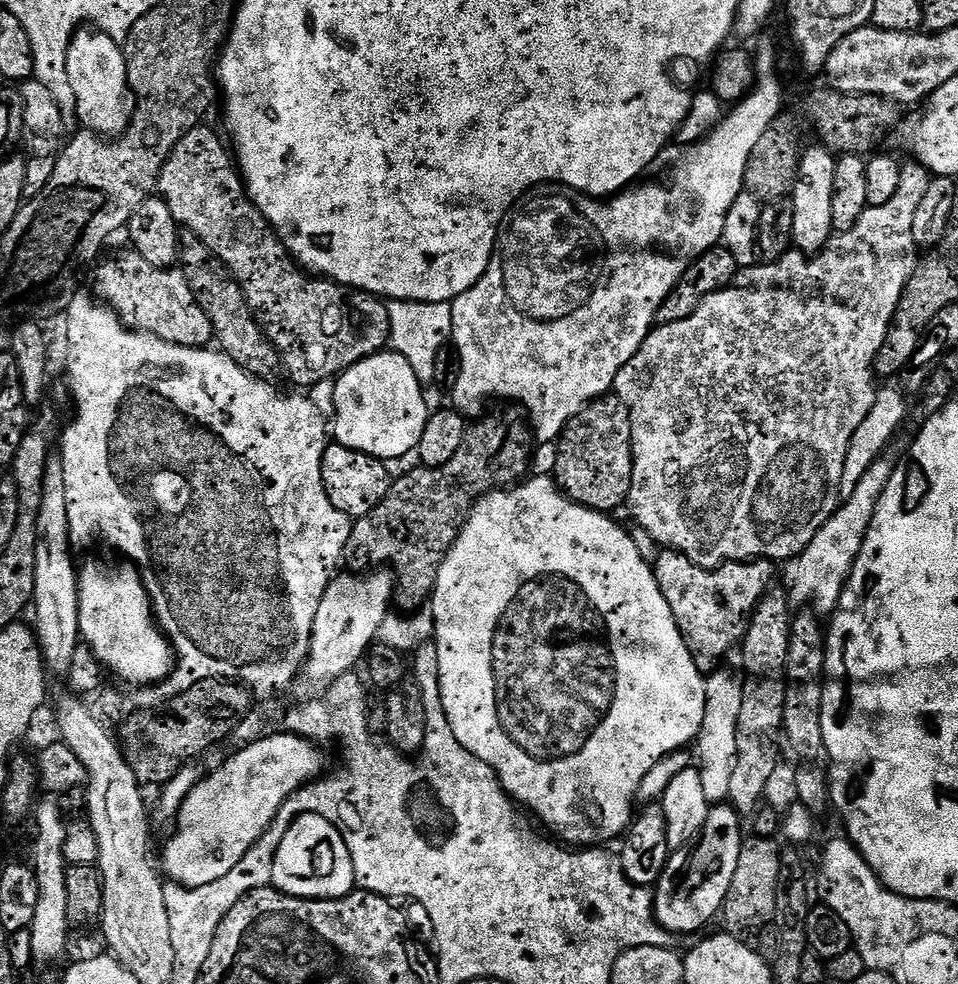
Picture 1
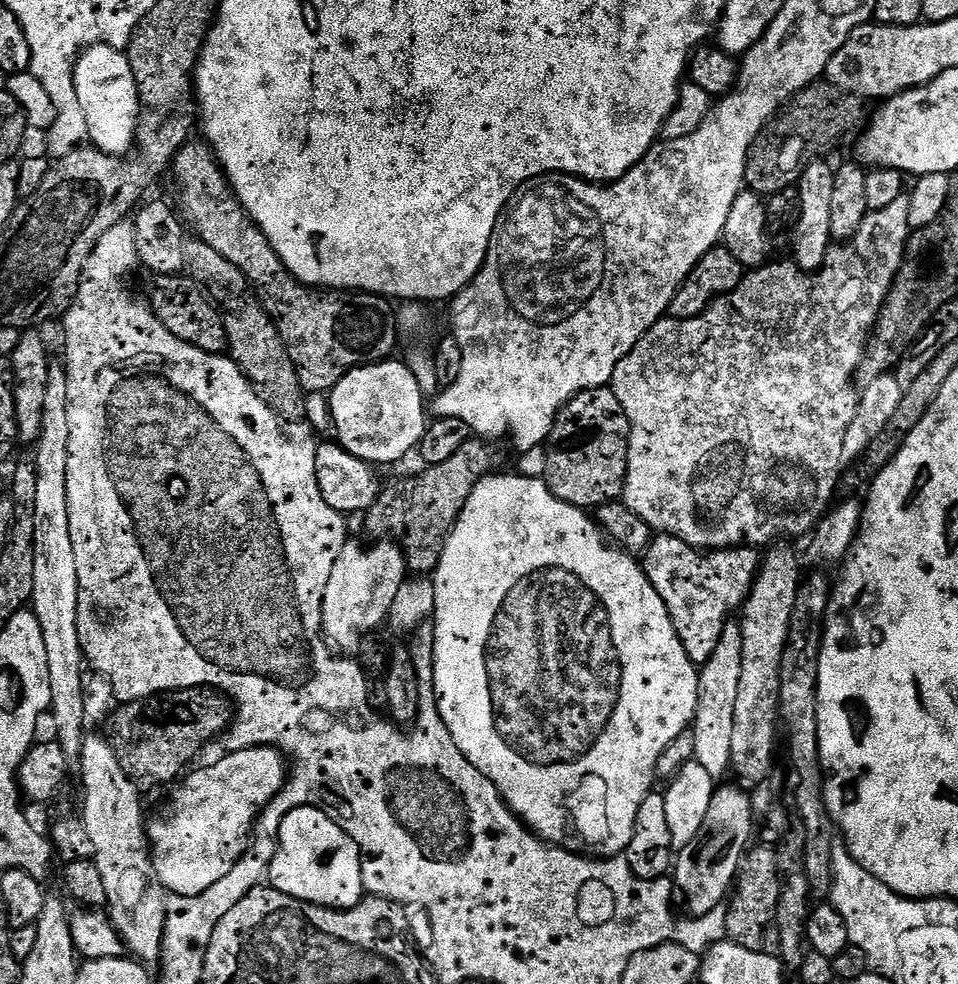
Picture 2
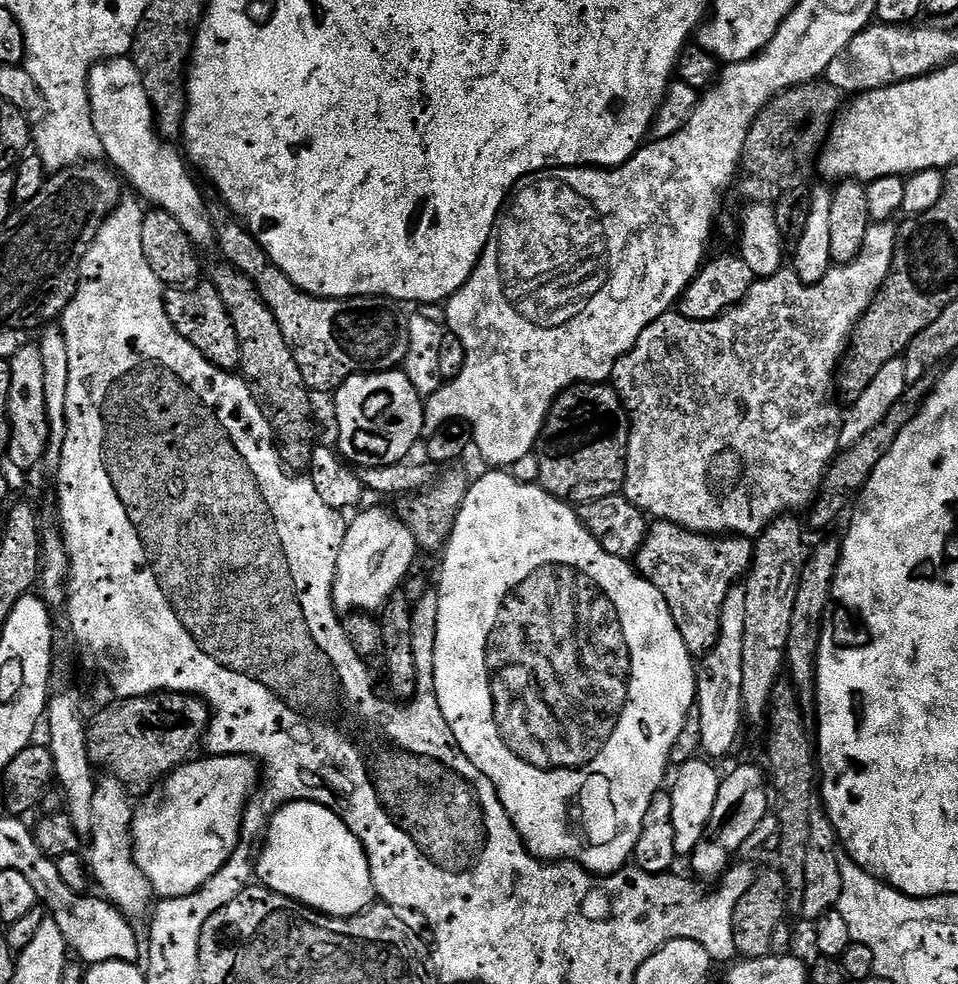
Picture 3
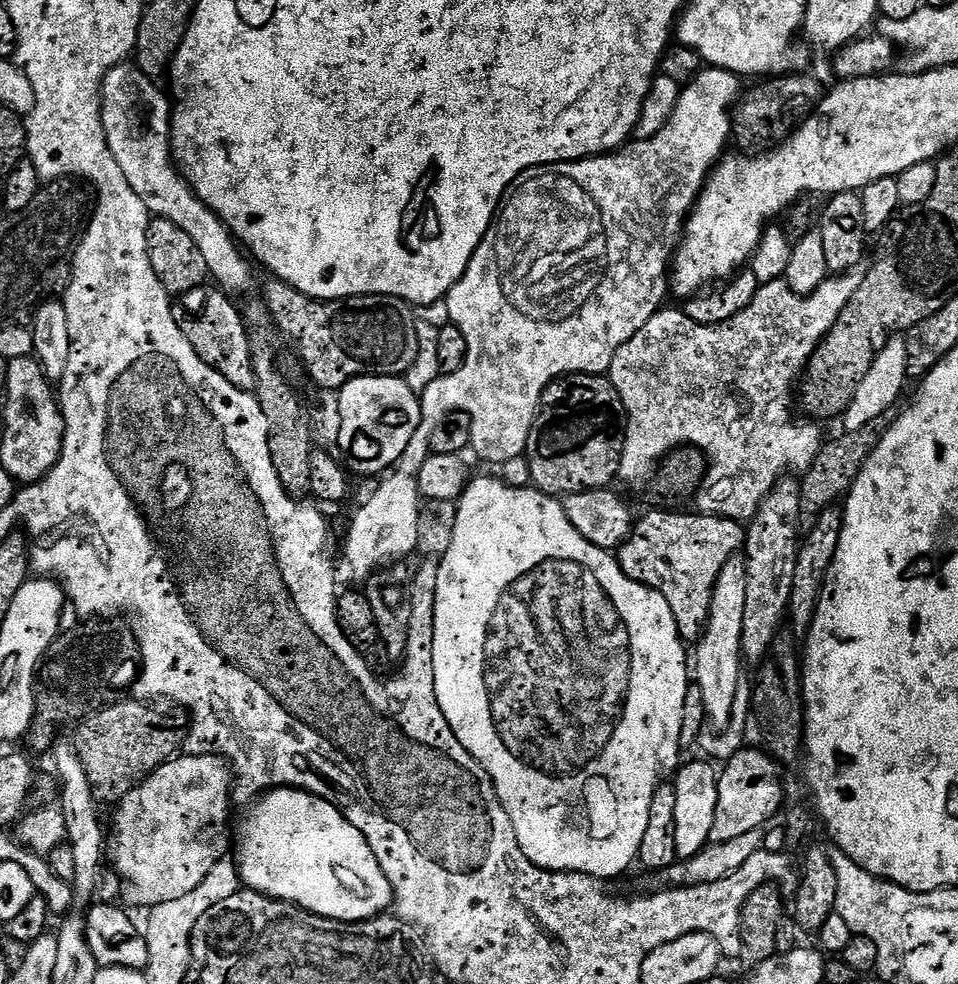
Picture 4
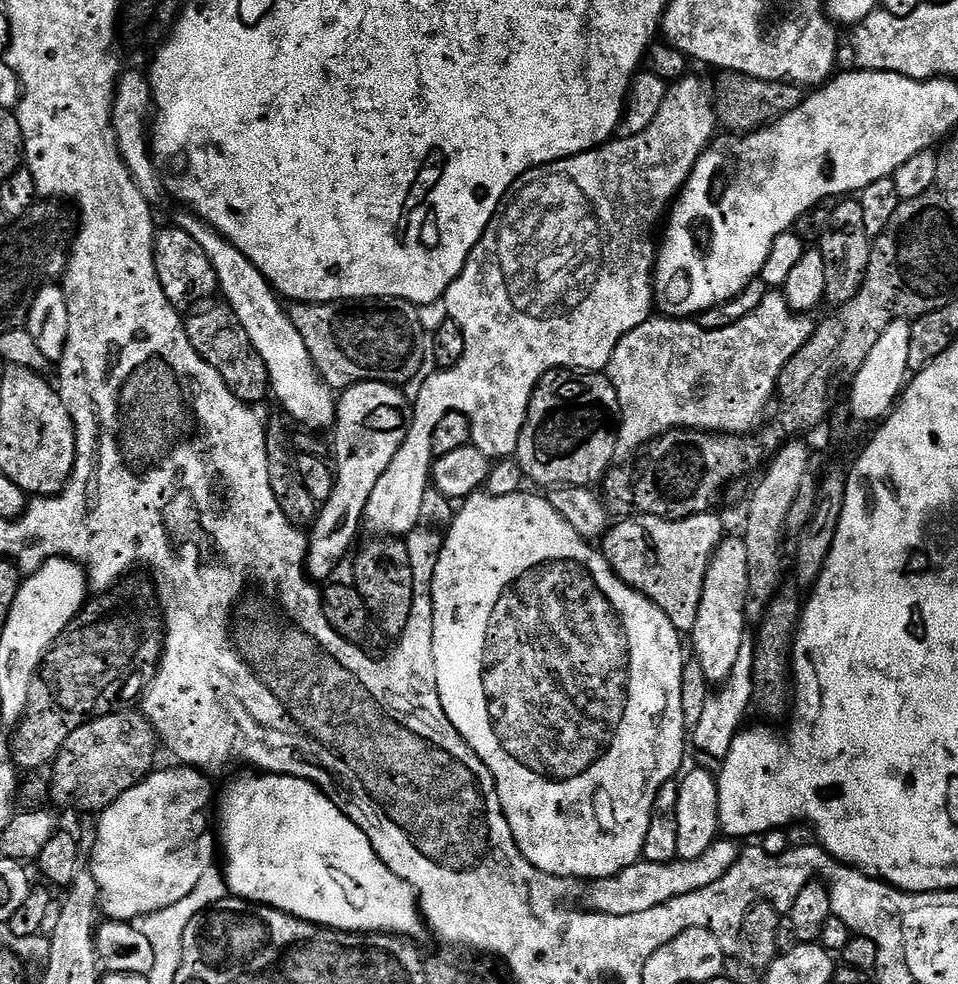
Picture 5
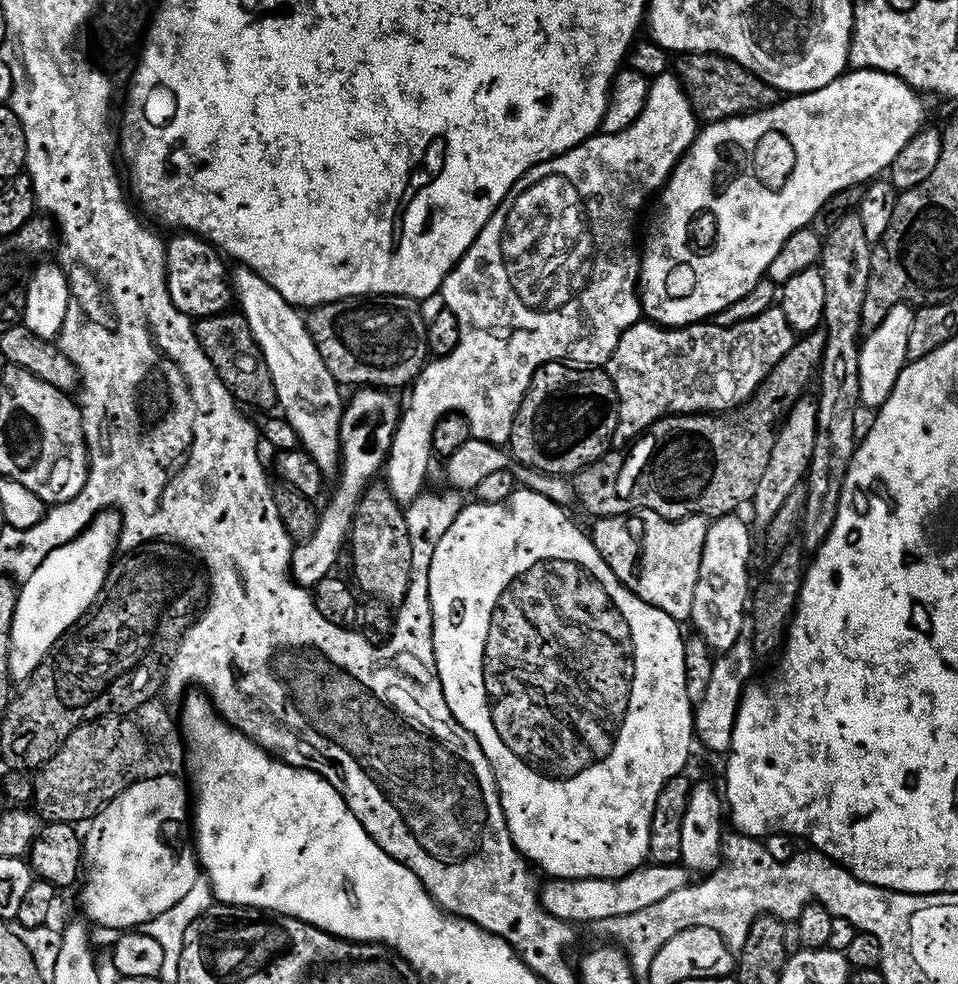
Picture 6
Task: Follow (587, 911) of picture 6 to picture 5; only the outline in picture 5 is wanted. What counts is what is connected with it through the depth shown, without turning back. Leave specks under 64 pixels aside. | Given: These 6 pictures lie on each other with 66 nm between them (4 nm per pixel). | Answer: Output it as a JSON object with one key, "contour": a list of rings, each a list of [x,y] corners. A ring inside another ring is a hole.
{"contour":[[[718,838],[712,843],[710,850],[706,850],[706,854],[689,860],[677,858],[670,862],[650,862],[641,858],[618,874],[591,881],[587,885],[588,893],[585,894],[583,903],[591,911],[602,914],[642,914],[642,910],[654,910],[654,906],[682,898],[682,894],[706,890],[706,886],[714,886],[714,882],[727,874],[734,862],[738,862],[742,848],[736,844],[739,843],[735,839]]]}

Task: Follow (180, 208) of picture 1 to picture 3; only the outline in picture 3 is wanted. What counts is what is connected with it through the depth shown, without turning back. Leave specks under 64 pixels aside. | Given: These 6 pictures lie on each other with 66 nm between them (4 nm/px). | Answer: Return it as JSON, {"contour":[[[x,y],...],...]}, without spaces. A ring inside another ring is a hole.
{"contour":[[[231,223],[219,225],[219,251],[224,251],[229,265],[247,274],[266,306],[270,306],[308,389],[316,394],[332,394],[354,375],[391,372],[403,365],[410,347],[409,317],[400,313],[401,305],[397,301],[386,296],[347,296],[341,300],[311,296],[294,286],[290,278],[274,266],[266,250],[260,248],[243,224]]]}

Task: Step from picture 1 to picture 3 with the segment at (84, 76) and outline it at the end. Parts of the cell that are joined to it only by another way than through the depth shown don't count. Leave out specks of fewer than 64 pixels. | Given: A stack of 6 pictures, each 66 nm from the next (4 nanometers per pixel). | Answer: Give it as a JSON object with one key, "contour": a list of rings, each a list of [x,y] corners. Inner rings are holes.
{"contour":[[[132,59],[101,60],[93,66],[88,75],[88,97],[94,130],[98,130],[107,163],[127,183],[128,180],[132,183],[133,190],[137,192],[133,193],[141,201],[149,200],[153,209],[170,214],[170,218],[182,226],[197,249],[215,249],[218,244],[218,228],[215,223],[212,225],[208,204],[192,177],[193,169],[186,163],[181,149],[171,148],[168,145],[171,143],[160,135],[152,99],[146,94],[142,74],[138,74]]]}

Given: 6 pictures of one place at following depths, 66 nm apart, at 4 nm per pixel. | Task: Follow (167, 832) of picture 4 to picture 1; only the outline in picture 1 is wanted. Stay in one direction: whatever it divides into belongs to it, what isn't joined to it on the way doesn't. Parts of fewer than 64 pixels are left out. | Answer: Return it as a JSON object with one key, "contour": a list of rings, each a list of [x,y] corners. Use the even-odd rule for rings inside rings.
{"contour":[[[283,734],[284,736],[267,736],[261,735],[252,741],[251,744],[243,745],[221,768],[216,768],[208,777],[197,779],[194,787],[190,790],[190,794],[185,798],[180,807],[178,815],[175,817],[176,833],[168,840],[168,845],[164,848],[164,864],[162,860],[162,872],[165,877],[173,884],[180,884],[183,888],[201,888],[202,886],[210,886],[210,882],[218,882],[218,878],[226,878],[226,874],[230,874],[230,870],[234,870],[234,866],[238,866],[238,862],[242,862],[242,858],[246,858],[248,852],[253,851],[257,847],[256,844],[265,835],[269,835],[274,818],[278,814],[278,810],[284,803],[288,801],[289,796],[293,796],[300,788],[305,787],[323,777],[326,769],[324,769],[324,752],[325,749],[321,745],[305,740],[303,736],[294,736],[291,734]]]}

